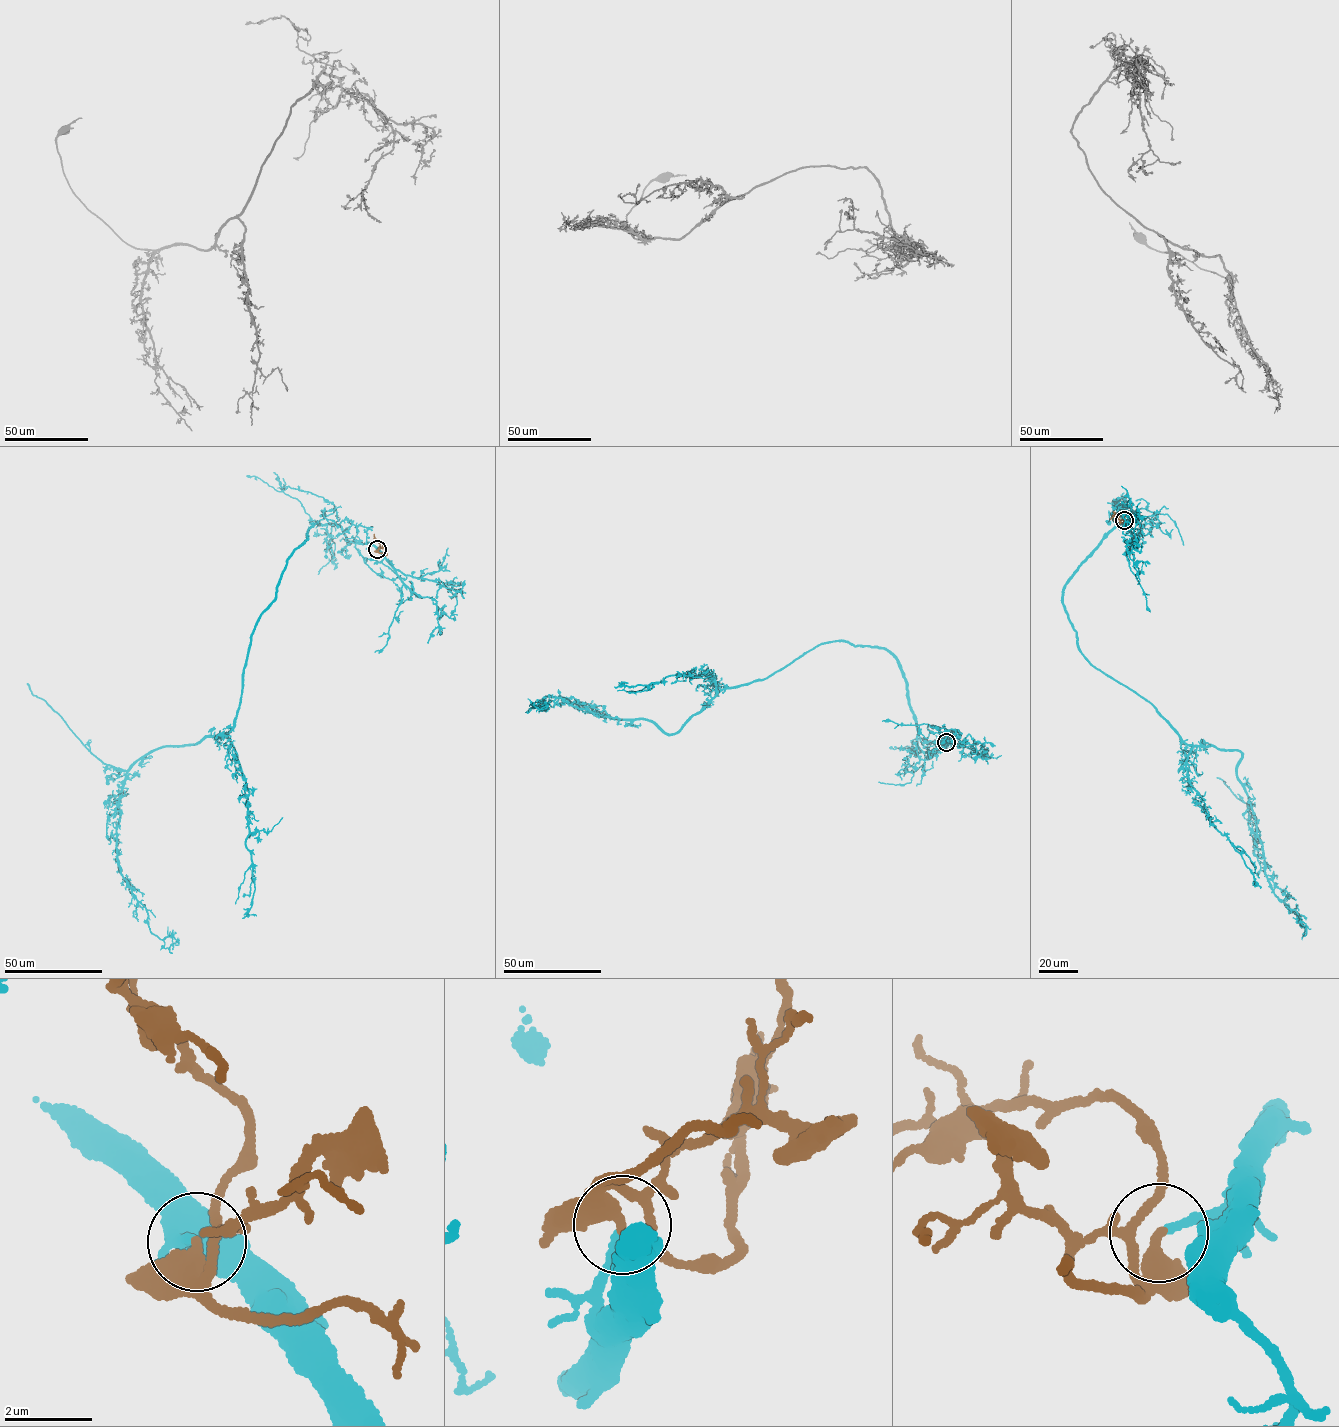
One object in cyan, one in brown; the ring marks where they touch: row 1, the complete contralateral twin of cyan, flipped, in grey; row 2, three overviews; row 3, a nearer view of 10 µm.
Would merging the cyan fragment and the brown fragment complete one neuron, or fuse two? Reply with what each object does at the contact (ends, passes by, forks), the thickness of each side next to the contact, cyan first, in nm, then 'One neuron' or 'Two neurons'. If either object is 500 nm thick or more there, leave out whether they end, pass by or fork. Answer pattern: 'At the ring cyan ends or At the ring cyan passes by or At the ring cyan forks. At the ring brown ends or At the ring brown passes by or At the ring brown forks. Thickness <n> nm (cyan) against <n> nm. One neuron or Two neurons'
At the ring cyan ends. At the ring brown ends. Thickness 190 nm (cyan) against 460 nm. One neuron

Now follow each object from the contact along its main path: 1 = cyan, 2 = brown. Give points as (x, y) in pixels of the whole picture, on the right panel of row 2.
1: (1124, 520), (1142, 517), (1064, 587), (1080, 649), (1187, 744), (1243, 754), (1264, 873), (1304, 936)
2: (1124, 520), (1121, 514), (1110, 519)

